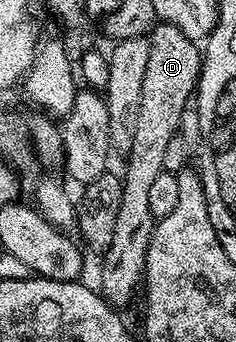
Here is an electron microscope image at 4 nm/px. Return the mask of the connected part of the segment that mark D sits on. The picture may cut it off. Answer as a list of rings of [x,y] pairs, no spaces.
[[[163,24],[157,25],[155,29],[151,31],[150,34],[150,45],[148,48],[148,63],[146,64],[146,76],[144,77],[144,83],[142,84],[142,96],[140,97],[138,103],[138,109],[134,115],[134,121],[136,121],[136,127],[132,130],[132,147],[128,150],[128,163],[124,166],[124,174],[122,173],[122,181],[124,187],[122,188],[122,205],[118,208],[118,221],[114,224],[114,240],[112,241],[112,247],[102,255],[102,261],[104,262],[100,266],[100,286],[98,285],[99,293],[102,295],[105,302],[113,308],[121,308],[132,298],[132,292],[135,290],[136,285],[139,287],[142,282],[142,275],[144,273],[144,261],[148,255],[148,242],[152,239],[152,232],[156,228],[158,221],[157,215],[152,215],[152,189],[156,186],[156,181],[159,180],[160,174],[165,173],[164,168],[164,157],[166,156],[166,147],[170,144],[172,138],[177,137],[178,130],[176,130],[176,125],[180,122],[180,117],[184,114],[184,109],[187,108],[188,102],[190,106],[190,99],[193,97],[194,91],[197,89],[198,83],[200,81],[200,72],[202,69],[202,50],[193,39],[189,38],[179,26],[175,24],[167,24],[168,26],[163,26]]]

